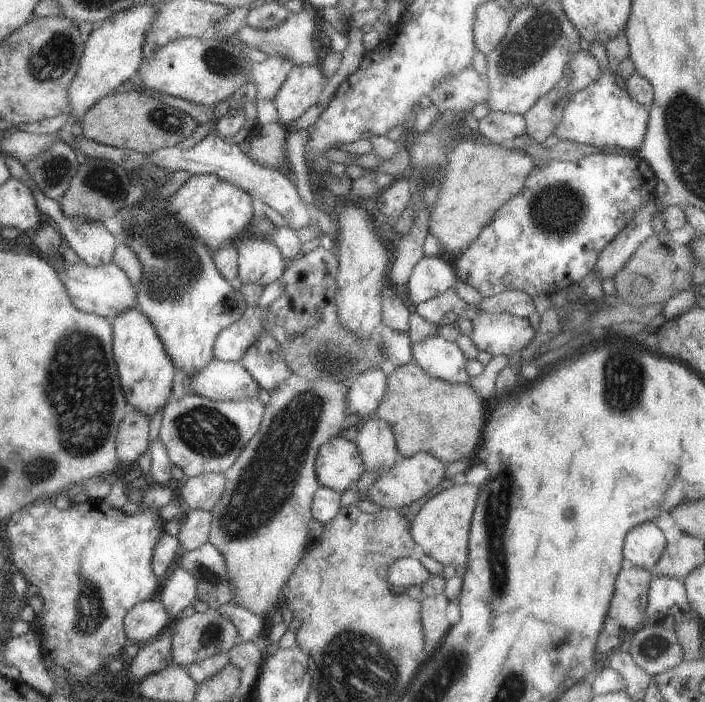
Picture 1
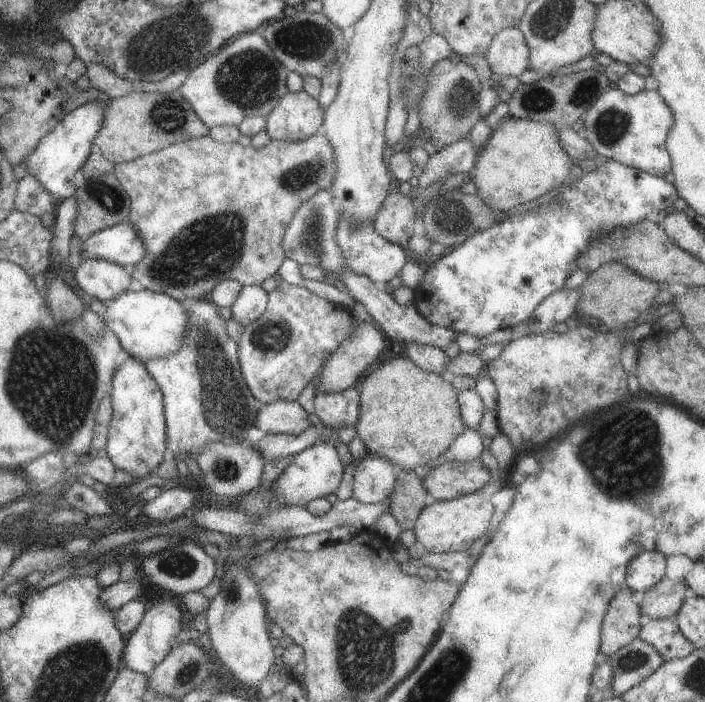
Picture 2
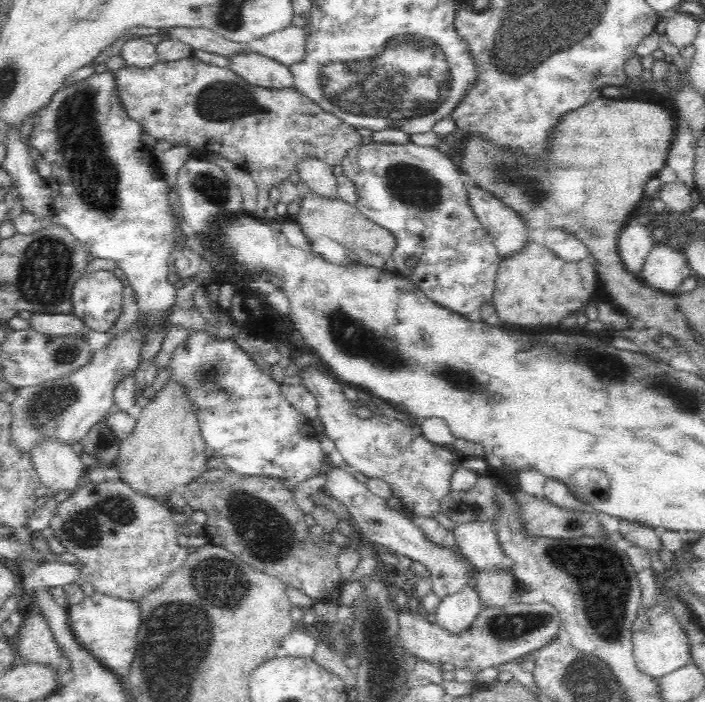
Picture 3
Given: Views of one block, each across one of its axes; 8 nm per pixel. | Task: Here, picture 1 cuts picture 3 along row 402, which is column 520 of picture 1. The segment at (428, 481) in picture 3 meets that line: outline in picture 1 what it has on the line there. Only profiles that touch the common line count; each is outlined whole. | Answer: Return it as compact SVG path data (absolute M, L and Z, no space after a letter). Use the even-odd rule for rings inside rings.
M476 308L470 339L479 350L493 356L515 356L522 353L534 339L535 329L527 318L519 318L508 312L492 314Z

